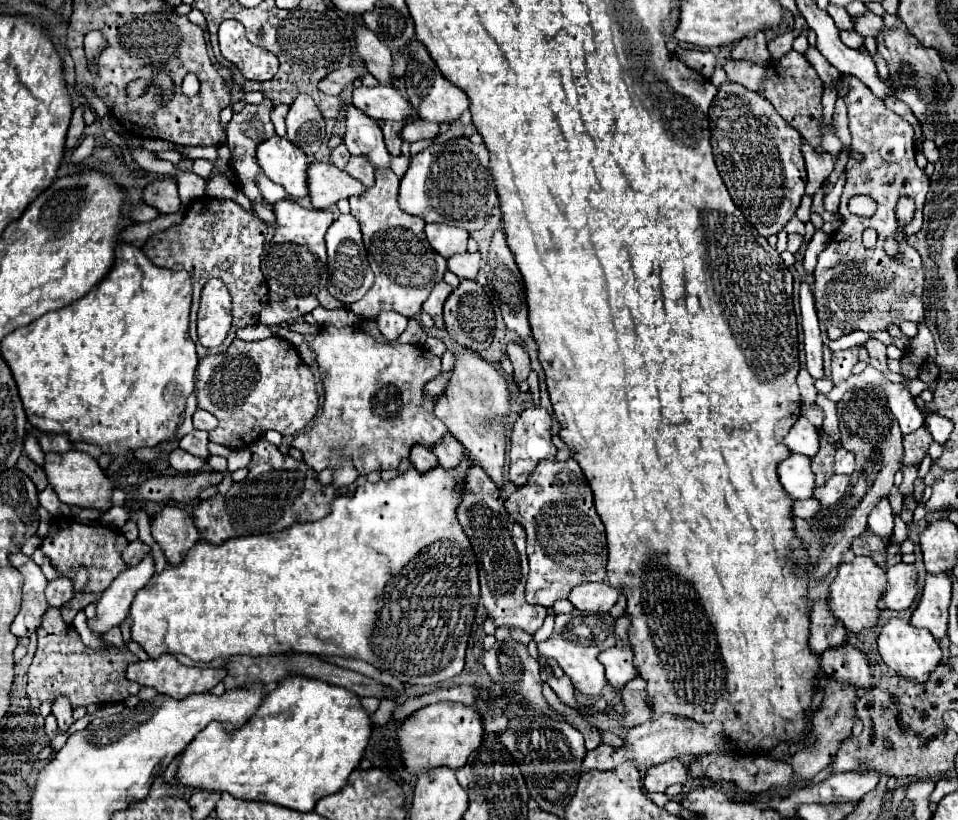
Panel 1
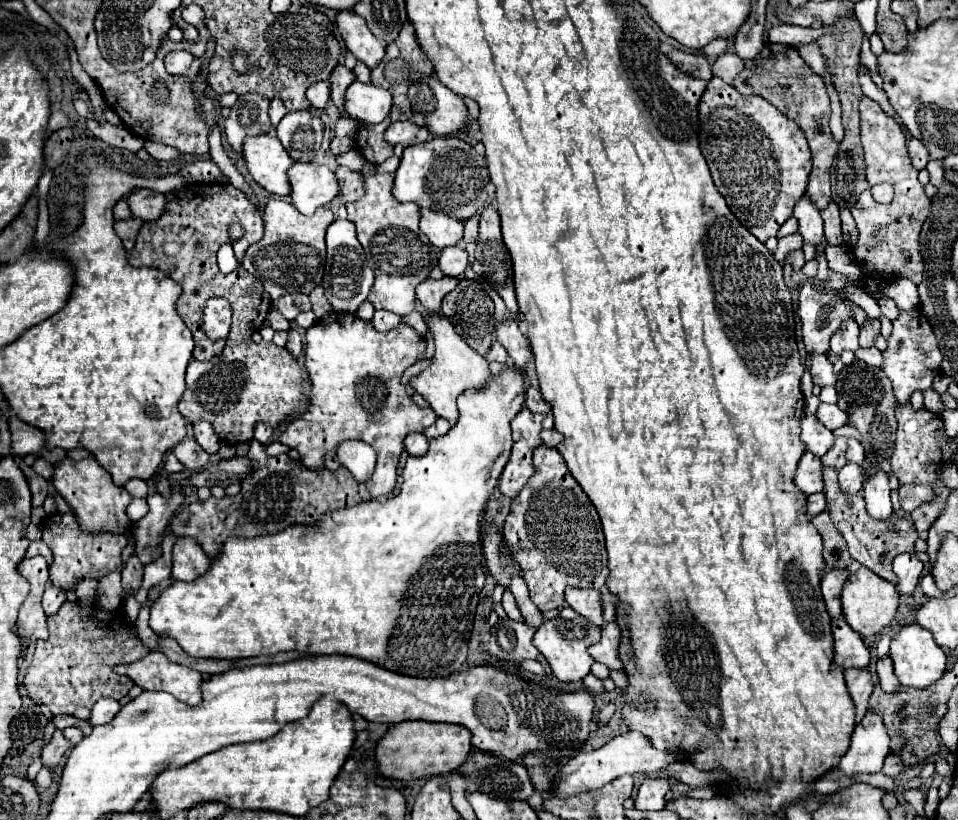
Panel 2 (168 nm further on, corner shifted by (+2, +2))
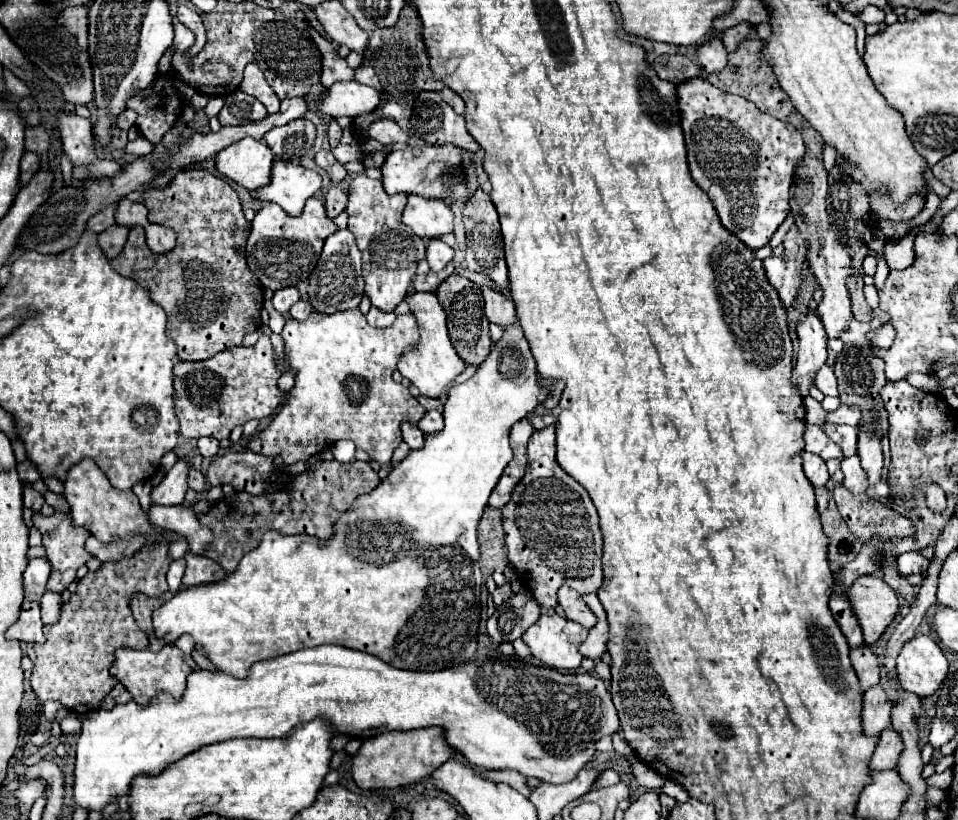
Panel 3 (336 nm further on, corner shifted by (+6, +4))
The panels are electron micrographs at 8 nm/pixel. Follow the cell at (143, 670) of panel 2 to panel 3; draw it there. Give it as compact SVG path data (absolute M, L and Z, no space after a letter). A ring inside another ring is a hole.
M163 646L159 652L145 650L131 650L131 648L119 648L115 652L115 664L111 668L111 674L125 686L127 692L131 692L133 700L137 704L149 704L151 698L155 698L159 692L169 692L173 698L181 698L187 686L187 676L191 668L185 662L183 652L177 646Z

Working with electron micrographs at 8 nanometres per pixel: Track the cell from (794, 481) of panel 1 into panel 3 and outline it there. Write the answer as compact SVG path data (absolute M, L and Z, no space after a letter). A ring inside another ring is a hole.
M799 452L799 456L803 458L803 470L805 470L805 476L809 478L809 482L813 486L825 486L829 480L825 460L819 458L817 454L811 454L811 452Z

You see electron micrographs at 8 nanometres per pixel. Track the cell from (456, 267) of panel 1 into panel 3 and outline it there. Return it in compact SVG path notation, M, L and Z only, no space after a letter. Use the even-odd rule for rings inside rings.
M433 238L433 240L429 240L429 244L427 244L427 262L429 262L429 268L433 270L433 272L439 272L441 268L445 268L449 262L451 262L451 258L453 258L453 248L451 246L447 246L445 242L441 242L439 238Z

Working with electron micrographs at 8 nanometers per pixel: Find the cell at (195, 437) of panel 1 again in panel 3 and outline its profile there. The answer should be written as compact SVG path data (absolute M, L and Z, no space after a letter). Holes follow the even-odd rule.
M195 466L189 468L189 488L193 488L195 492L207 492L207 482L205 476L197 472Z

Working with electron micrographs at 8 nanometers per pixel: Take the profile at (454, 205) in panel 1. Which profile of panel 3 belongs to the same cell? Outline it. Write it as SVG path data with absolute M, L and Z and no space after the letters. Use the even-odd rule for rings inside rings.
M425 146L425 148L409 148L391 152L381 166L381 182L387 194L421 194L425 198L441 198L445 202L451 200L467 200L469 192L465 188L465 170L461 168L461 150L455 146Z

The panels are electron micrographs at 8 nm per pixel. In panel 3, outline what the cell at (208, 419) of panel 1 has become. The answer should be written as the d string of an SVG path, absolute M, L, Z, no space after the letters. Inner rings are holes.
M201 438L197 442L197 448L199 448L199 452L201 452L203 458L213 458L219 452L219 442L215 438Z

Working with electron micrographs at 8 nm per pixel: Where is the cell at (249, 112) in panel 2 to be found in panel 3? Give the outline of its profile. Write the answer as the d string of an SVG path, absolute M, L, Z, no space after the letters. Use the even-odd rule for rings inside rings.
M241 90L229 94L225 98L225 106L217 114L221 126L249 124L249 120L257 120L257 118L265 118L265 116L267 116L265 106L257 98L243 94Z

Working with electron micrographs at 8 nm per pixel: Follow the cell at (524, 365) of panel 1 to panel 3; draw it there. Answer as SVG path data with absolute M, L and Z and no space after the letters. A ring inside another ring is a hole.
M481 286L481 292L483 292L483 300L485 300L485 314L491 322L495 322L503 328L517 322L515 304L507 294L497 292L491 286Z

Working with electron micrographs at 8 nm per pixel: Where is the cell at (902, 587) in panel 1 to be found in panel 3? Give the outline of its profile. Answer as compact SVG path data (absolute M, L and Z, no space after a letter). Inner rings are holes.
M905 552L897 556L897 568L901 574L923 574L929 568L929 560L921 552Z

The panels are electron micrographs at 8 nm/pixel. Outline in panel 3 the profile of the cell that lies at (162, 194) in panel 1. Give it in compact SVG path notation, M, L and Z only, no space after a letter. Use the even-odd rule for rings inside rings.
M123 198L119 204L119 208L115 210L117 214L117 222L121 226L127 226L127 228L133 228L133 226L147 226L147 208L143 204L137 204L129 198Z

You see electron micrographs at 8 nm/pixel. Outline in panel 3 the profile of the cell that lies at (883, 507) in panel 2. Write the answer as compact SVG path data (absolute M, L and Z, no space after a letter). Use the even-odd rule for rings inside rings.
M859 426L859 446L857 446L857 454L861 458L861 466L867 470L869 474L869 488L867 494L875 496L875 482L881 480L881 468L883 468L883 454L881 454L881 440L877 434L869 432L867 428Z

